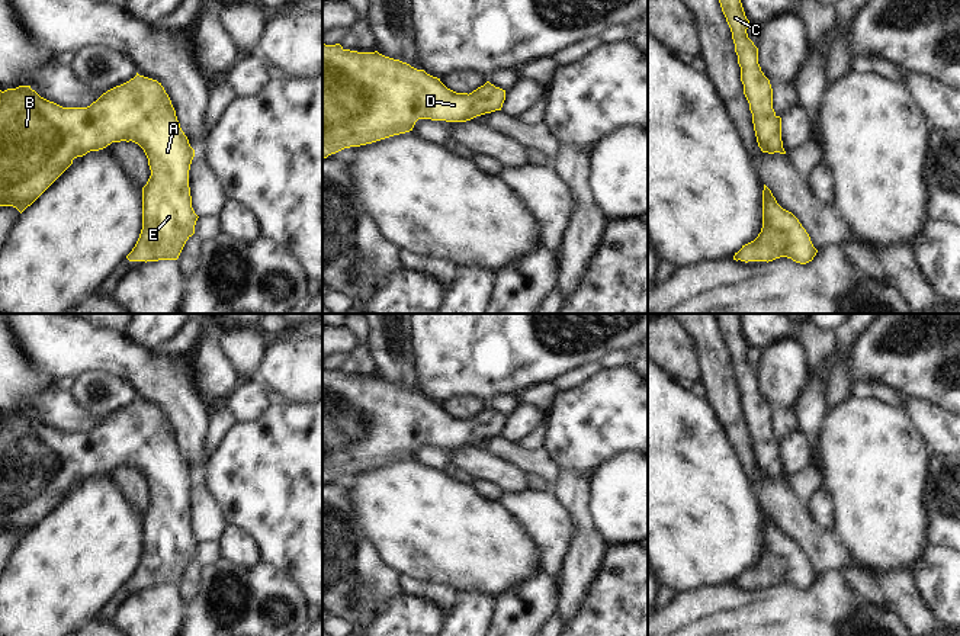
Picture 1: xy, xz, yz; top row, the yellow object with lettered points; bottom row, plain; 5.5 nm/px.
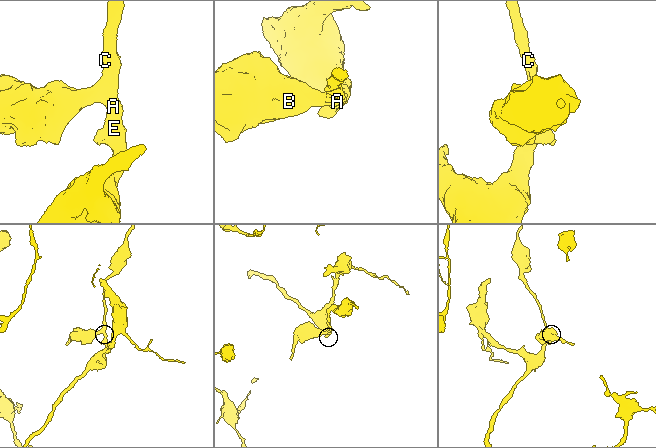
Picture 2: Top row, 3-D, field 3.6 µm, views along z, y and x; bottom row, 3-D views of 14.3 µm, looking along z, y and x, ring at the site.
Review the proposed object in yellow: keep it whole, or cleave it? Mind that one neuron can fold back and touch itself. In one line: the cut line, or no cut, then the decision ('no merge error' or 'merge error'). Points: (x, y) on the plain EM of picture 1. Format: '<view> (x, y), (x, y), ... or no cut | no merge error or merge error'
no cut | no merge error

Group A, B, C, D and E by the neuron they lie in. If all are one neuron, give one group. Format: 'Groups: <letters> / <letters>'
Groups: A B C D E.

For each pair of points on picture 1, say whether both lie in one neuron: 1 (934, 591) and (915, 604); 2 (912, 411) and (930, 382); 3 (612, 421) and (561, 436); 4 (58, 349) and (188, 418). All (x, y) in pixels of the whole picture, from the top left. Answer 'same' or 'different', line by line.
1: different
2: different
3: same
4: same

